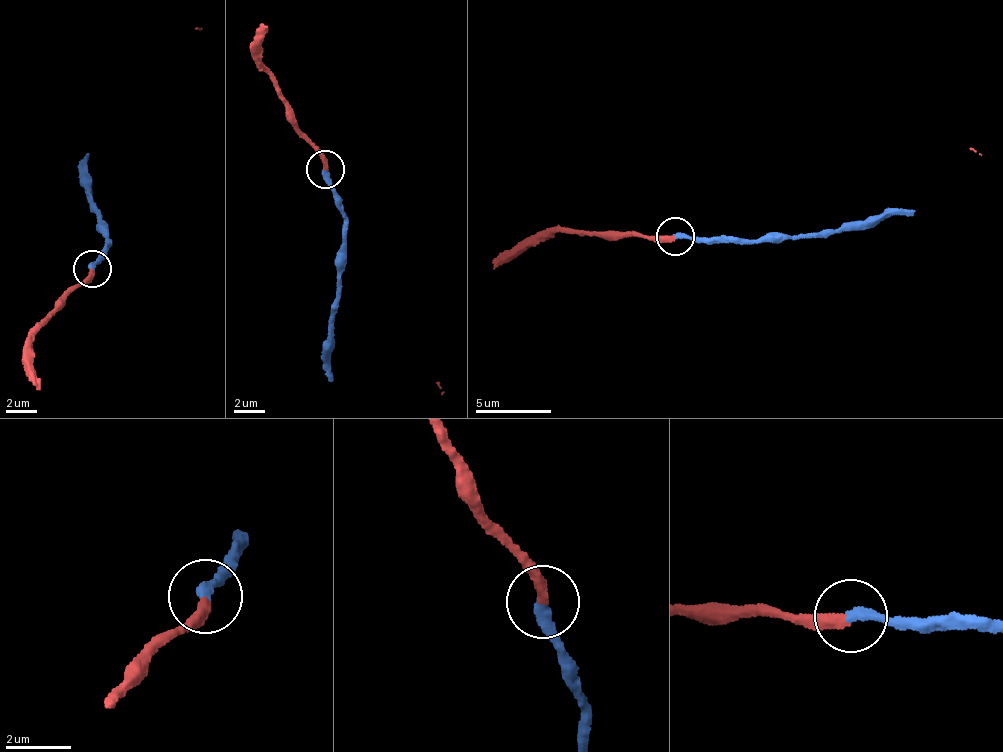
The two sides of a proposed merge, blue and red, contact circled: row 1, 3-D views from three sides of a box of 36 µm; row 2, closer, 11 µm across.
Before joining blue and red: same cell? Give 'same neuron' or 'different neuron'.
same neuron

